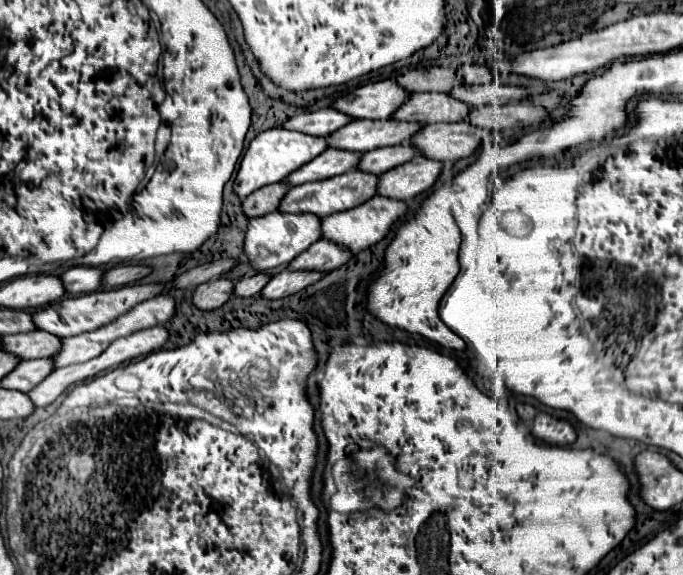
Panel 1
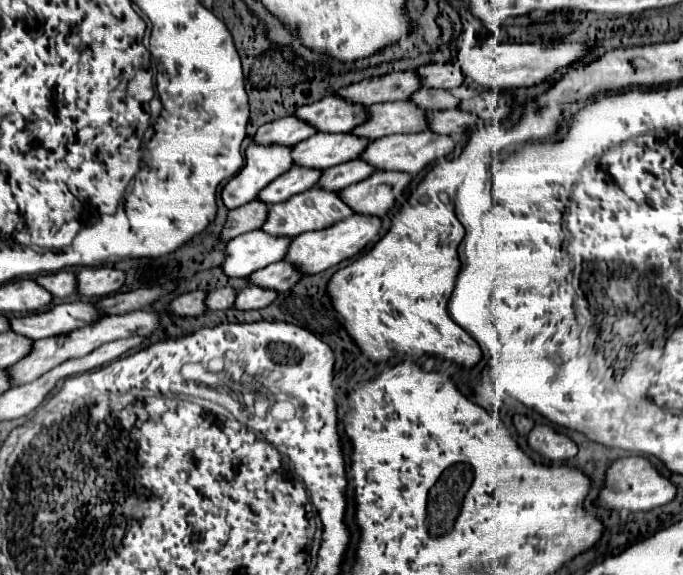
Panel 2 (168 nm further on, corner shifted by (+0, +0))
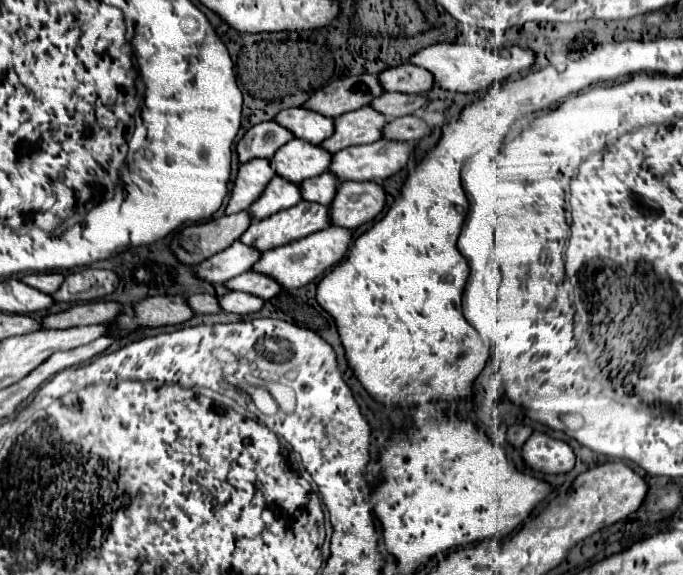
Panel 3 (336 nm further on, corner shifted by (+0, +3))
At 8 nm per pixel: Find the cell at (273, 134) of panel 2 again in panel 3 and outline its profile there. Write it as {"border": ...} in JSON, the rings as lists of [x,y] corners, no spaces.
{"border":[[[274,120],[260,122],[252,126],[244,138],[238,142],[238,158],[240,162],[248,162],[250,158],[272,158],[280,146],[290,142],[294,134],[280,126]]]}

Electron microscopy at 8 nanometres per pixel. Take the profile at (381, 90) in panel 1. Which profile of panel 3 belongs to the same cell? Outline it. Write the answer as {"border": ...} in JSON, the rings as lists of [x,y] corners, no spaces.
{"border":[[[286,108],[274,120],[280,120],[296,138],[308,140],[312,144],[322,144],[334,132],[334,118],[322,116],[308,108]]]}

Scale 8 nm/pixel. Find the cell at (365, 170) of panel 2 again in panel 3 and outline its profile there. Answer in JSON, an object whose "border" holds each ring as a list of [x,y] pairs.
{"border":[[[324,172],[320,176],[314,176],[312,180],[304,180],[304,184],[300,184],[300,190],[304,200],[330,204],[338,186],[340,186],[340,178],[332,172]]]}

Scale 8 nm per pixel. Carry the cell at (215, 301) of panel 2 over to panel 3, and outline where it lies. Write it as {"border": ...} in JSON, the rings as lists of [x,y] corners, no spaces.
{"border":[[[194,294],[188,298],[188,304],[198,314],[216,314],[220,312],[220,302],[214,294]]]}

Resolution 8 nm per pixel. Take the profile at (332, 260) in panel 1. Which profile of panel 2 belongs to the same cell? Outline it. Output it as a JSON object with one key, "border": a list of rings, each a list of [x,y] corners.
{"border":[[[272,263],[260,271],[254,271],[250,277],[248,277],[248,283],[250,285],[256,285],[256,287],[262,287],[262,289],[272,289],[276,293],[284,293],[288,291],[292,285],[296,285],[300,281],[300,273],[296,267],[292,267],[290,263]]]}

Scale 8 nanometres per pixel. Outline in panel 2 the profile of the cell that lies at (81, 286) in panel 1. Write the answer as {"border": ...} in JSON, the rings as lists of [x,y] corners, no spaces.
{"border":[[[58,271],[52,275],[38,275],[36,283],[40,283],[54,297],[68,297],[76,293],[76,275],[72,271]]]}

